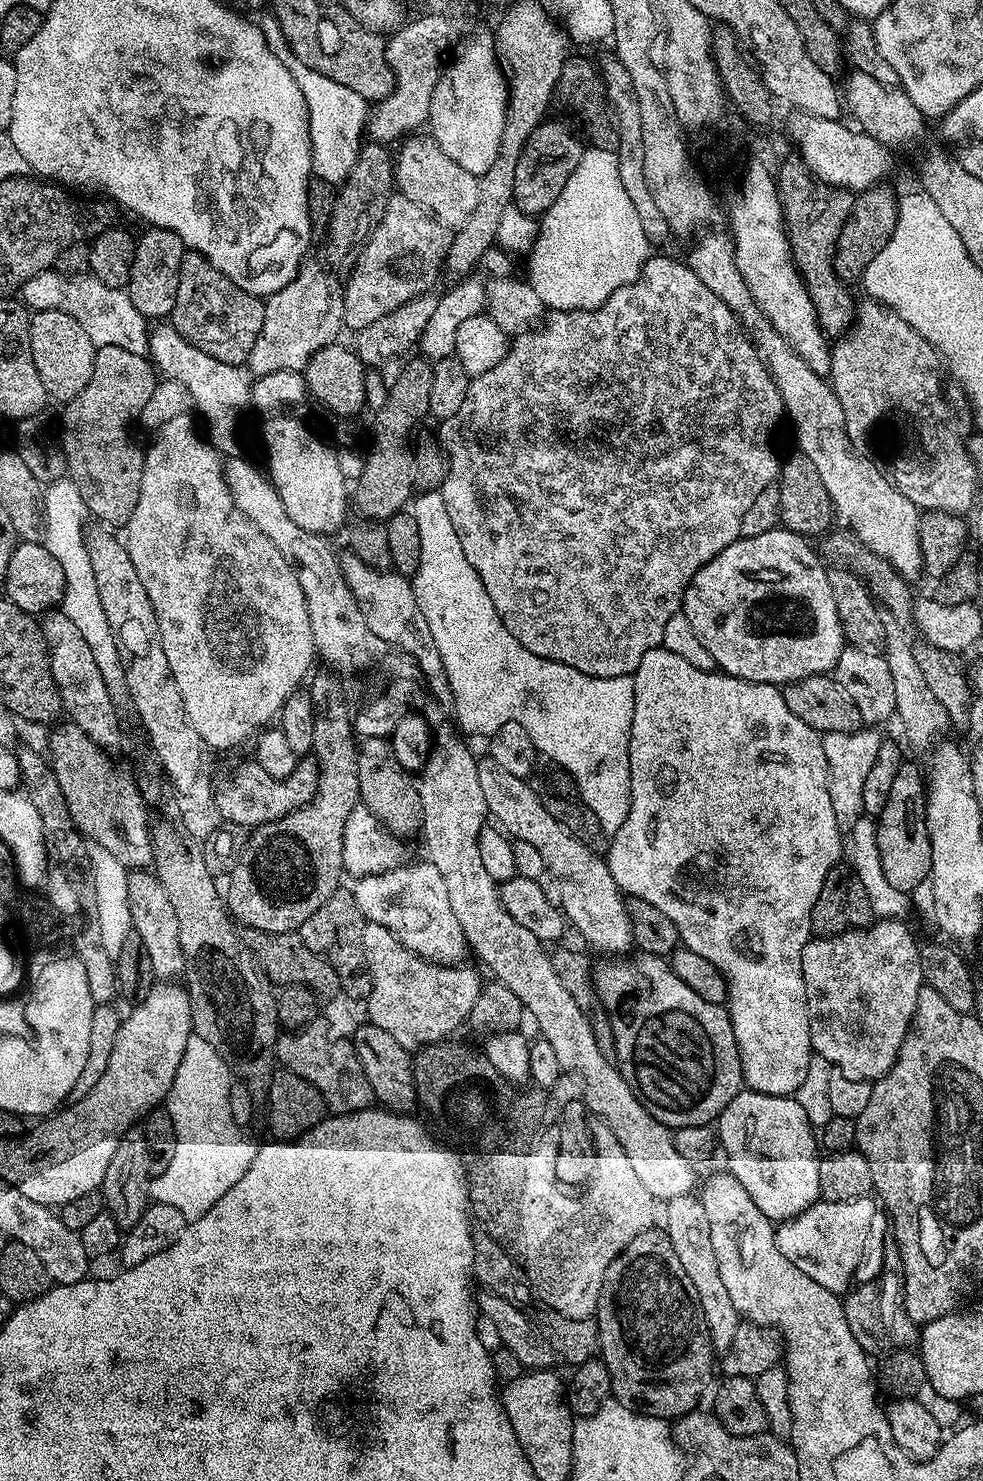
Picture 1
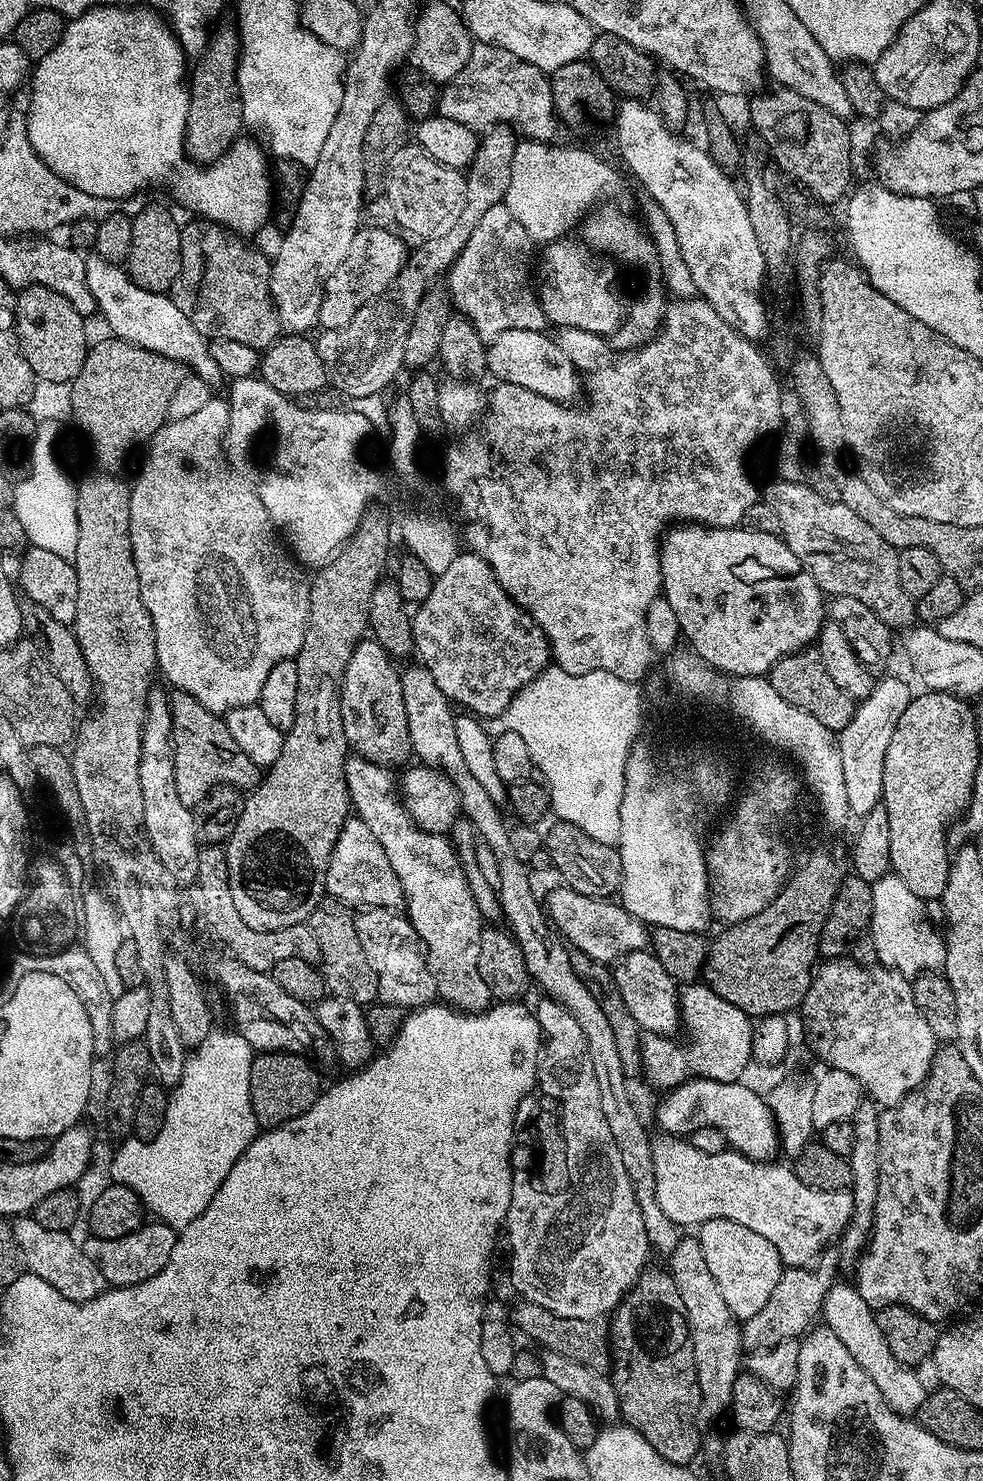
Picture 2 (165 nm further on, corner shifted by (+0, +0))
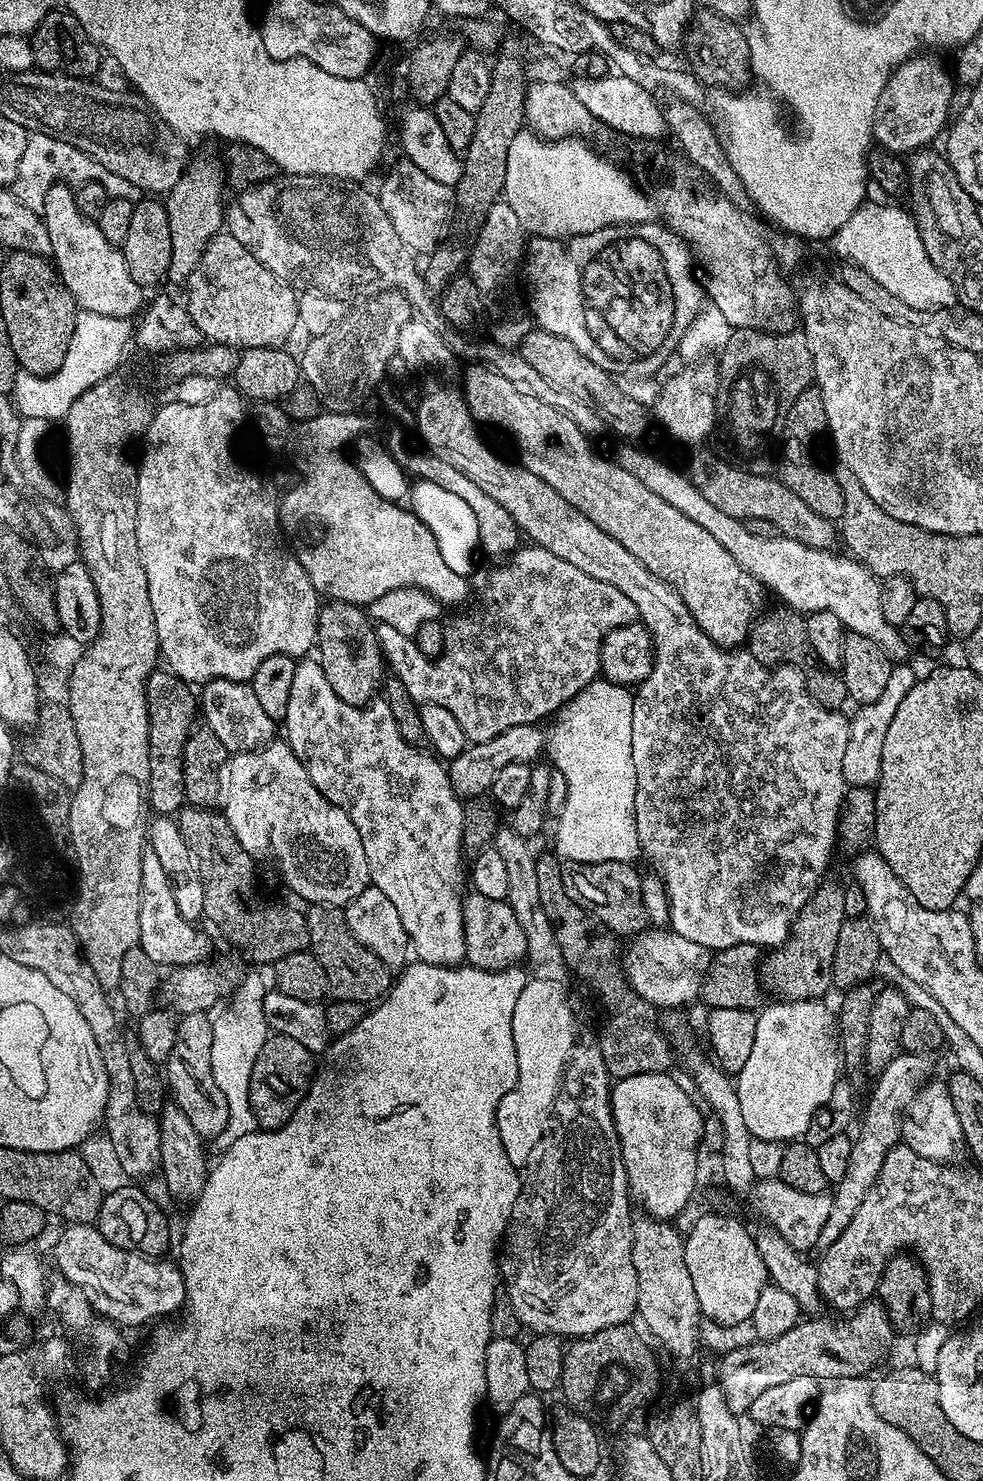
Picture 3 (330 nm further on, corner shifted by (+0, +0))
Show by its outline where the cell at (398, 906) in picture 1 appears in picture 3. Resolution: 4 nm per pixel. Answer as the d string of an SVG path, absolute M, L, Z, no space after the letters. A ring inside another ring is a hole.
M273 738L268 741L262 748L256 748L252 752L233 752L229 755L225 764L220 767L220 794L222 797L222 813L228 819L230 829L237 836L238 842L244 847L248 853L257 854L264 852L268 848L268 852L272 855L274 863L280 867L280 876L284 879L284 884L296 896L301 896L308 906L343 906L349 904L354 898L358 898L358 894L362 894L362 890L370 887L368 879L368 863L366 862L366 850L362 850L362 838L358 838L358 830L354 826L354 822L350 822L350 818L336 804L331 804L327 798L314 786L314 782L310 782L310 778L306 774L306 770L302 766L302 762L298 762L298 758L293 754L292 747L283 739Z

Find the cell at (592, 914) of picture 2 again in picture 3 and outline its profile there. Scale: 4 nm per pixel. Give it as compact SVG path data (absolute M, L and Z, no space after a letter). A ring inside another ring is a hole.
M664 926L645 930L631 937L627 944L628 949L625 947L622 952L624 974L646 1002L664 1010L680 1010L683 1004L700 1000L700 987L712 965L713 949L698 946L698 942L690 942L690 938L682 938L682 934Z

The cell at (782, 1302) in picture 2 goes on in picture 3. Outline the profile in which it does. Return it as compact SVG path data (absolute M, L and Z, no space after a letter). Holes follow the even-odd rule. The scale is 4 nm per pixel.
M901 1051L900 1055L892 1059L890 1066L886 1066L886 1070L882 1070L875 1077L876 1085L873 1086L872 1097L864 1108L860 1129L854 1132L846 1174L831 1189L830 1215L826 1218L826 1226L822 1226L822 1234L816 1243L817 1249L830 1247L838 1238L838 1234L842 1234L842 1230L846 1230L846 1226L854 1222L854 1214L858 1214L858 1206L862 1206L866 1194L870 1194L870 1186L874 1186L878 1170L882 1170L882 1162L886 1160L886 1154L901 1143L902 1113L907 1109L921 1081L933 1075L931 1059L933 1057L928 1054Z

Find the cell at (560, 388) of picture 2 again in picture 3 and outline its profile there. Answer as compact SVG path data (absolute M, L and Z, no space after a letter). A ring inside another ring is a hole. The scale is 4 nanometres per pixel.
M635 443L621 444L624 445L614 453L614 459L622 466L622 470L627 470L633 478L638 478L642 486L654 490L654 494L658 494L662 502L670 502L674 510L682 510L682 514L686 514L690 522L698 522L702 530L709 531L728 551L730 558L734 558L734 562L738 562L738 566L742 566L754 578L758 578L771 595L773 592L780 599L777 601L801 614L834 614L848 632L862 634L862 638L870 638L870 642L878 642L881 650L893 661L900 662L905 659L904 640L900 637L901 629L886 622L886 617L882 614L879 598L881 581L859 560L848 554L839 556L836 550L806 546L788 536L758 538L746 530L744 521L730 518L730 514L712 505L698 490L698 486L694 486L691 479L685 473L683 476L674 465L643 452L642 449L636 448L640 446Z

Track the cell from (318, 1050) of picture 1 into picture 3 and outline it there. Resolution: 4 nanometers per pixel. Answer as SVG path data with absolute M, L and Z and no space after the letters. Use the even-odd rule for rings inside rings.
M145 850L142 854L142 884L138 906L138 930L140 931L138 947L146 950L146 954L157 966L203 964L210 956L208 940L196 927L193 921L186 920L178 914L172 883L166 878L166 872L162 870L158 854Z

